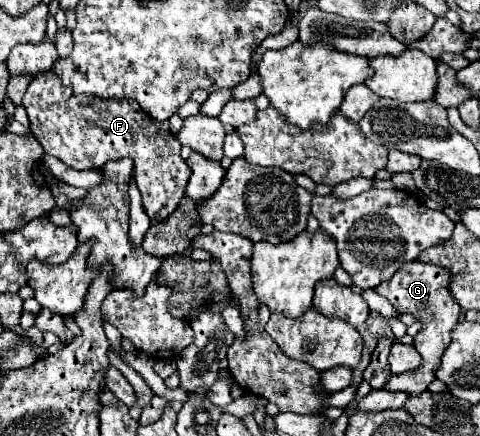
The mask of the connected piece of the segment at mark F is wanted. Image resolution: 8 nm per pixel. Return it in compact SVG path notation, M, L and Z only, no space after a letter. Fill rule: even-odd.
M43 72L31 80L23 96L23 106L31 120L31 132L35 132L47 154L53 154L73 170L103 168L109 160L129 156L134 162L132 176L149 218L159 222L175 212L185 194L191 168L179 154L181 144L175 134L159 130L135 100L101 100L87 94L73 96L71 88L61 86L61 80L53 72Z

